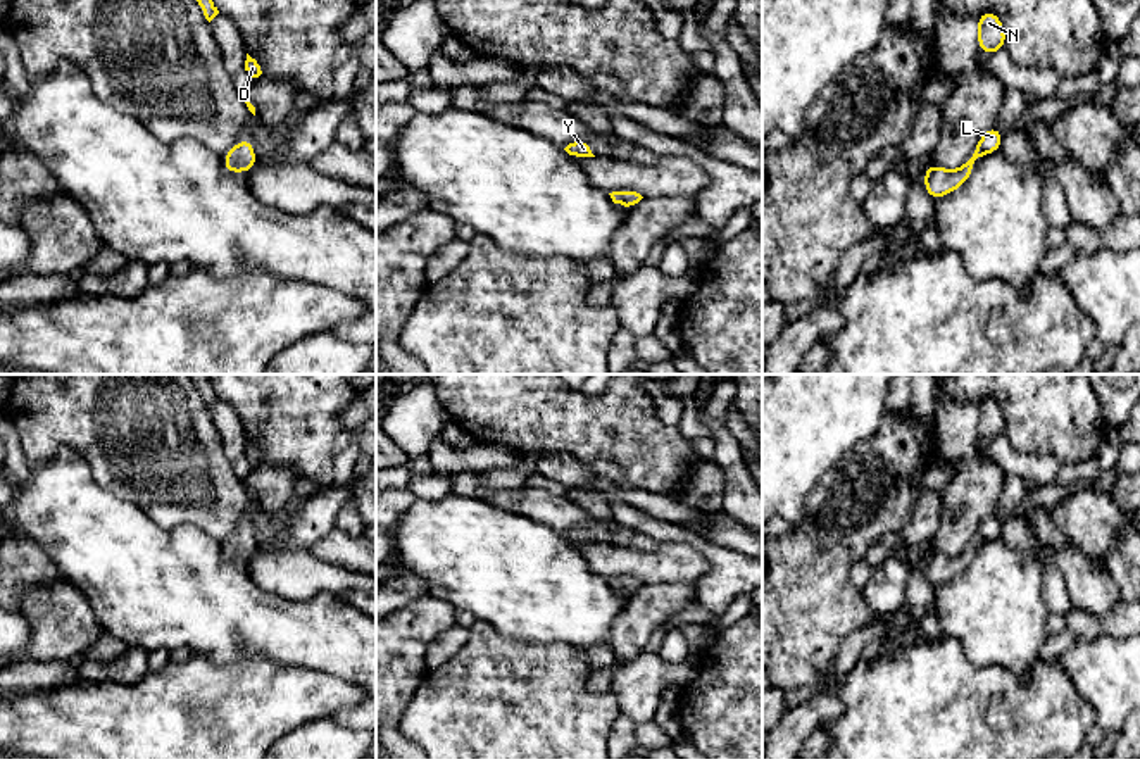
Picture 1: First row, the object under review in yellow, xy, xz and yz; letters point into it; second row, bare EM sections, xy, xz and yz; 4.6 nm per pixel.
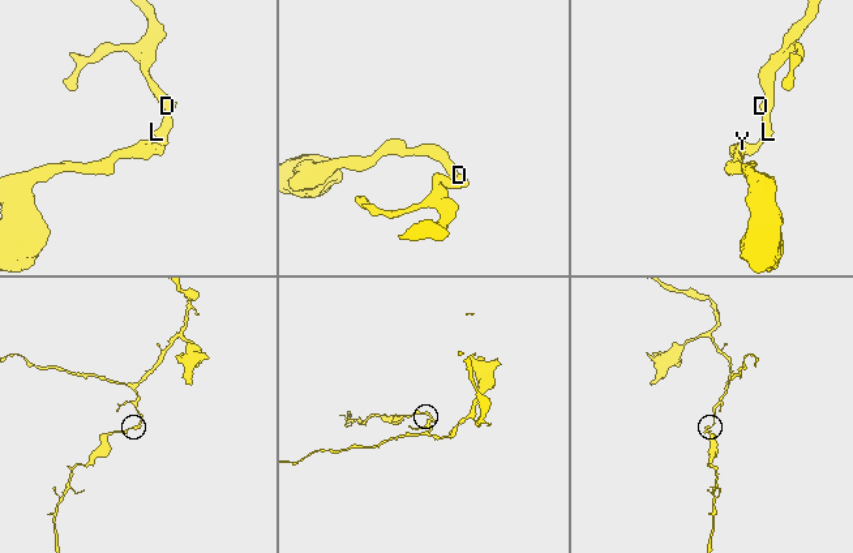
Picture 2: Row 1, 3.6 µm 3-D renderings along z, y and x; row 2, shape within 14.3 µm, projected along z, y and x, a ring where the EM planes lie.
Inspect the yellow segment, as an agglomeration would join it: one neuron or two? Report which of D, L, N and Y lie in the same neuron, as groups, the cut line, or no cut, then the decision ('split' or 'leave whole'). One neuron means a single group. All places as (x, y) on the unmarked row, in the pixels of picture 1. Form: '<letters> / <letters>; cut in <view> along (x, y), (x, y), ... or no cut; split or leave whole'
D L N Y; no cut; leave whole

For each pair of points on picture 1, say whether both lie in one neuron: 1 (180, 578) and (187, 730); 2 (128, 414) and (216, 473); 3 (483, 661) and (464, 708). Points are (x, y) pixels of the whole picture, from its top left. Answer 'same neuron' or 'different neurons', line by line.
1: different neurons
2: same neuron
3: same neuron

